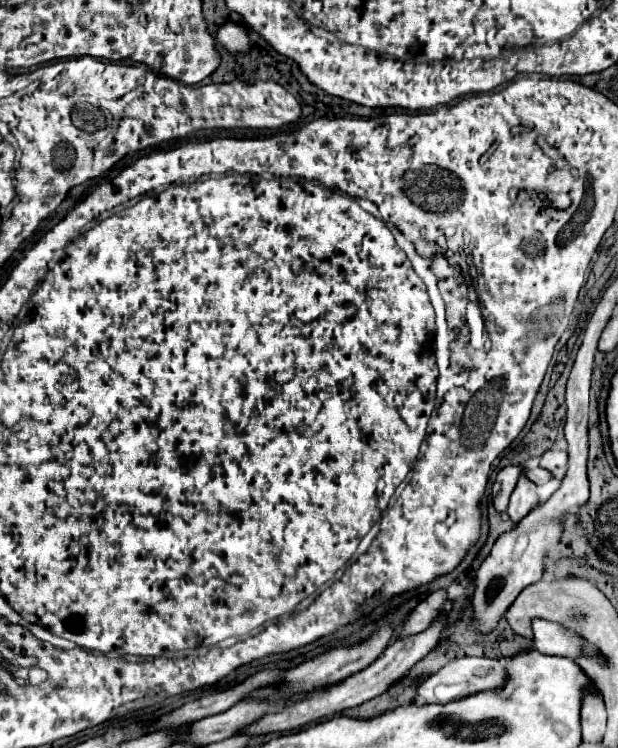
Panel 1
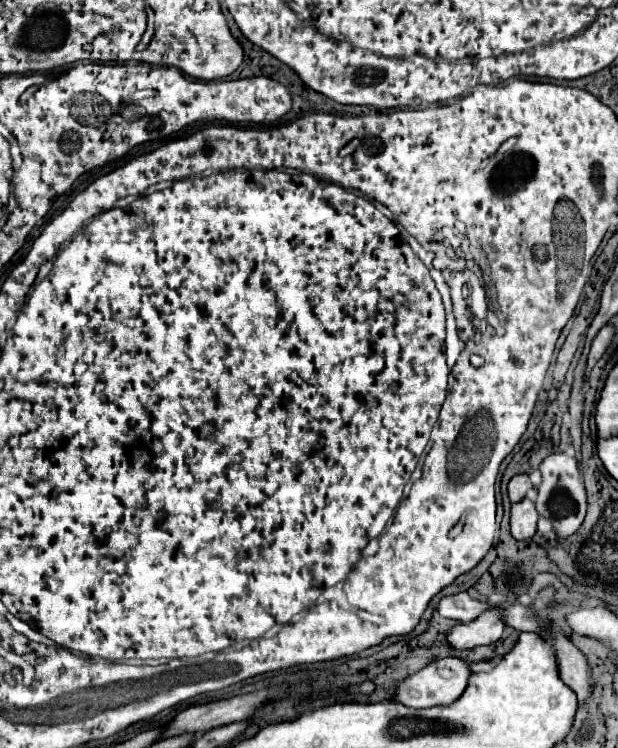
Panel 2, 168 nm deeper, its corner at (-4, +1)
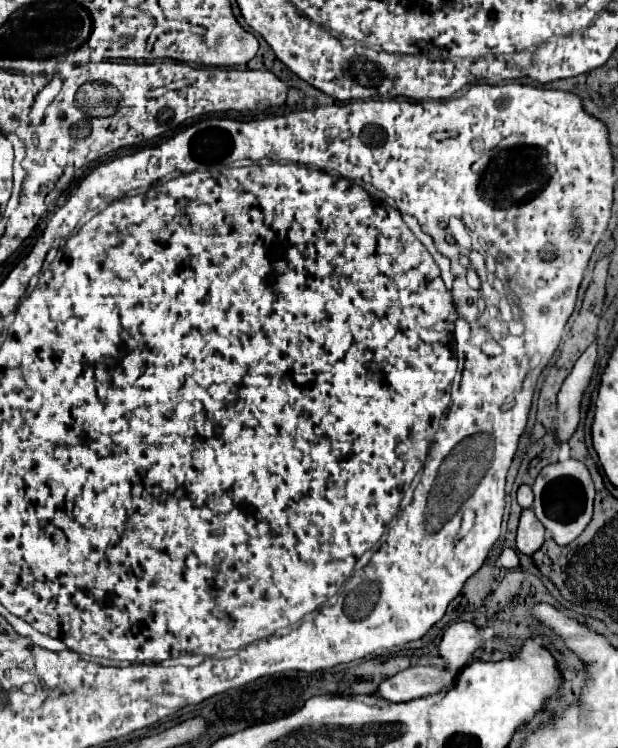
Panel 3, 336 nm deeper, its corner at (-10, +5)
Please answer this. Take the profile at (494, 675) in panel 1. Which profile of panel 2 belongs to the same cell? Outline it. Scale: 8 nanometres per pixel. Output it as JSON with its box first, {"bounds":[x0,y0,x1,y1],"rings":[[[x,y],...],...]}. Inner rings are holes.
{"bounds":[394,658,472,708],"rings":[[[442,658],[442,660],[434,660],[432,664],[428,664],[426,668],[422,668],[420,672],[412,674],[410,678],[402,680],[396,686],[396,694],[394,700],[404,706],[412,706],[412,708],[432,708],[432,706],[448,706],[454,700],[460,698],[460,694],[466,690],[468,680],[472,676],[472,668],[464,658]]]}

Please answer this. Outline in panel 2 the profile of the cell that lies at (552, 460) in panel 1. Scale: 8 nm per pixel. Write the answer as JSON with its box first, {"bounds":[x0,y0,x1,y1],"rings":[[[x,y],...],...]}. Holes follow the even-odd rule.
{"bounds":[534,452,586,536],"rings":[[[554,452],[542,460],[540,472],[542,472],[542,482],[538,486],[538,494],[536,494],[536,502],[534,502],[538,514],[552,520],[558,536],[574,534],[586,514],[586,492],[584,492],[584,484],[580,480],[580,470],[578,470],[576,458],[572,458],[564,452]]]}

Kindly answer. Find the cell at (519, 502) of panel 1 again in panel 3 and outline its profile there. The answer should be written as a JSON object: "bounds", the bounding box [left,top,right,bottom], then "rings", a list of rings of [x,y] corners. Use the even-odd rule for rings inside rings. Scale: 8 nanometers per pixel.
{"bounds":[516,510,546,556],"rings":[[[522,510],[518,536],[516,536],[516,550],[526,554],[526,556],[532,556],[538,548],[542,548],[544,540],[546,540],[546,530],[536,520],[534,512],[532,510]]]}

